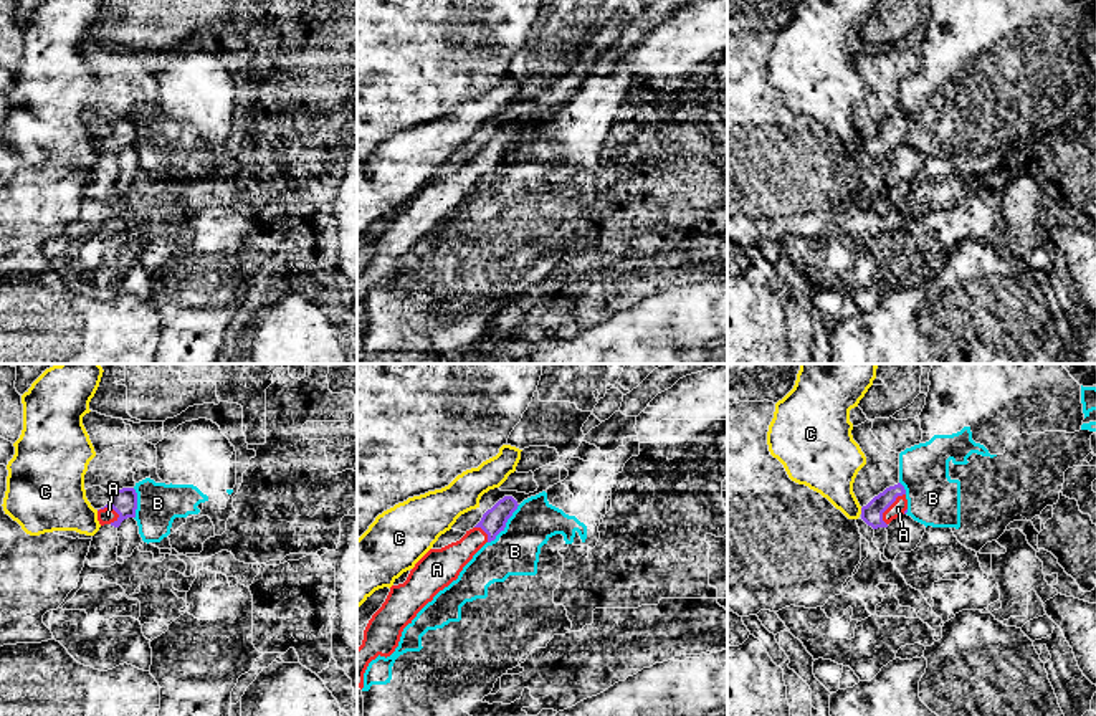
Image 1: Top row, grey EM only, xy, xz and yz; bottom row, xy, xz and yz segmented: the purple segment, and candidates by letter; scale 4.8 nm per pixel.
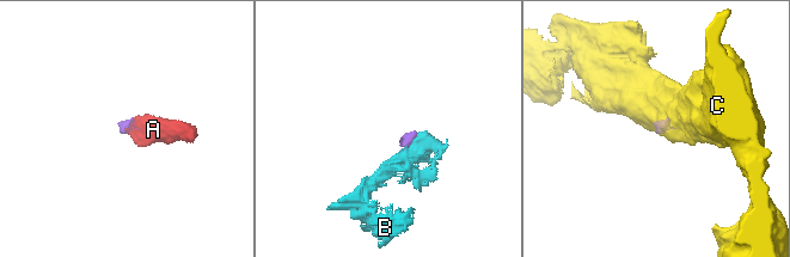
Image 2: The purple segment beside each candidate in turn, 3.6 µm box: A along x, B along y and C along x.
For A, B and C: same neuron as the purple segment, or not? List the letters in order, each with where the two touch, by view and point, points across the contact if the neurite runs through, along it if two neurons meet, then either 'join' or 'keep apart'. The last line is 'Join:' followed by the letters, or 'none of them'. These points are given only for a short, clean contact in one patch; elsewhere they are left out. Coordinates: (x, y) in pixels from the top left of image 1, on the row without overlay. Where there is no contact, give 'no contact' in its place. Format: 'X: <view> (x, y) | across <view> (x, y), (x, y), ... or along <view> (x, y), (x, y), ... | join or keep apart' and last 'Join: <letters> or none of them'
A: yz (888, 136) | across yz (872, 143), (888, 136), (898, 138) | join
B: xz (505, 154) | along xz (519, 134), (506, 156), (488, 172) | keep apart
C: yz (862, 141) | along yz (860, 138), (862, 143) | keep apart
Join: A

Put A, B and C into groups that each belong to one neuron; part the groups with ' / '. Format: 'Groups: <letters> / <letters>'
Groups: A / B / C

